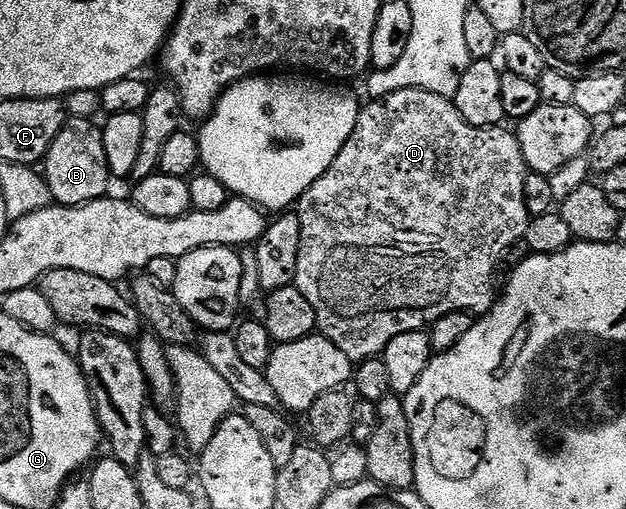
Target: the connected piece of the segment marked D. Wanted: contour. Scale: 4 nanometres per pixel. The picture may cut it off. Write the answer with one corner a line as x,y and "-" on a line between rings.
398,90
392,94
387,94
383,98
377,98
367,103
359,111
359,119
357,120
357,128
353,132
353,136
349,136
349,140
345,144
345,148
341,148
341,152
337,156
337,160
333,160
333,164
329,168
329,172
325,172
325,176
321,176
313,183
309,189
304,192
302,198
297,203
297,213
301,220
301,252
297,256
297,276
294,285
301,292
301,296
305,296
305,300
309,300
309,304
313,304
313,308
317,312
317,330
324,338
328,338
337,348
341,348
341,352
345,352
345,356
353,364
364,362
367,358
378,358
383,353
383,349
389,344
389,340
393,340
393,336
401,336
401,332
413,332
414,330
427,330
437,320
441,320
441,316
445,316
454,310
466,310
475,316
482,316
497,301
497,289
495,290
495,273
501,269
501,263
504,261
506,252
509,247
517,243
527,236
527,226
531,223
533,217
532,211
527,211
527,178
529,179
529,171
527,161
521,152
521,144
518,137
514,133
511,134
504,128
499,126
474,126
469,124
461,116
461,112
457,112
454,101
445,96
437,96
433,92
425,92
424,90

